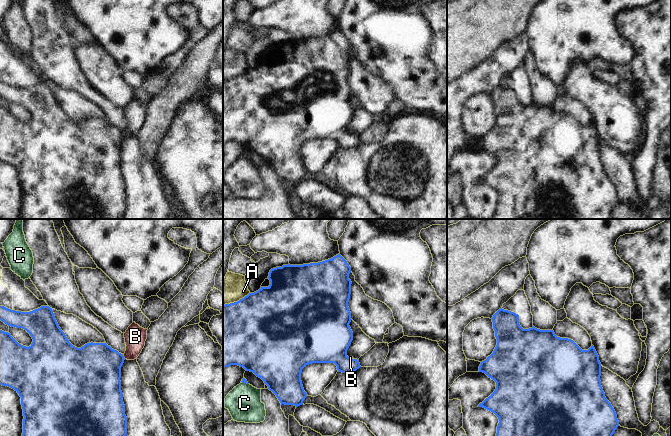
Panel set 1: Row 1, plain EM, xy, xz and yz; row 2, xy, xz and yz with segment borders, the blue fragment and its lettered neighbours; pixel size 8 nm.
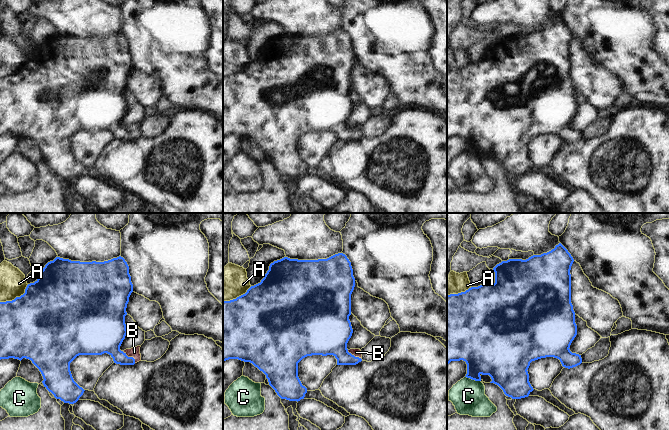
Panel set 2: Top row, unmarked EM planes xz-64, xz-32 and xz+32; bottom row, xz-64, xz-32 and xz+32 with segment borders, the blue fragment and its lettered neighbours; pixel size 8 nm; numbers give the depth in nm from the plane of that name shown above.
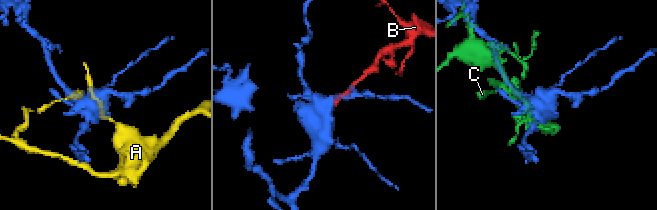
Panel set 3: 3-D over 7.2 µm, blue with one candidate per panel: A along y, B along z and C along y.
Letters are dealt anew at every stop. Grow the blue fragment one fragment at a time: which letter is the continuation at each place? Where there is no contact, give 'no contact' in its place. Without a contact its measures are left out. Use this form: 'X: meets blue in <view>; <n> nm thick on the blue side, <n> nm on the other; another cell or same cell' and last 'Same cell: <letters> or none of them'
A: meets blue in xz; 500 nm thick on the blue side, 200 nm on the other; another cell
B: meets blue in xy; 420 nm thick on the blue side, 180 nm on the other; same cell
C: meets blue in xz; 40 nm thick on the blue side, 280 nm on the other; another cell
Same cell: B

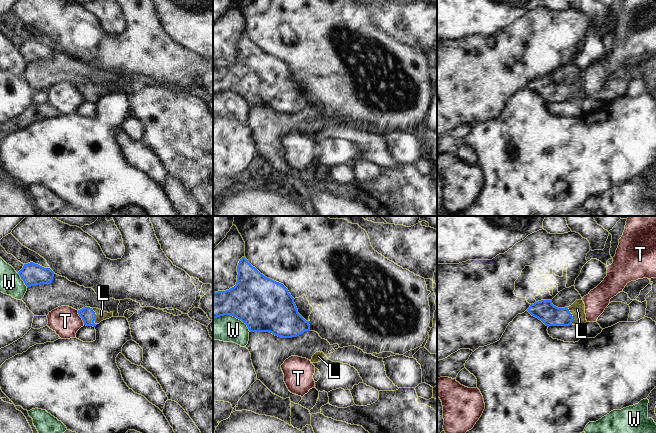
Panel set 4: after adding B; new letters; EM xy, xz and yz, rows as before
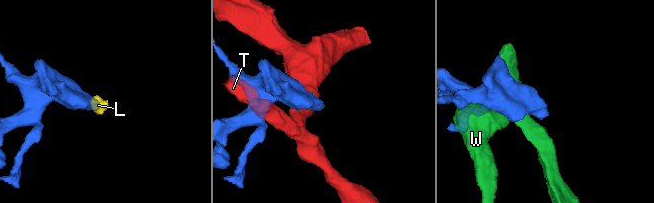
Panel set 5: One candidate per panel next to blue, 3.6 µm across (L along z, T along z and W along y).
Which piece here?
L: meets blue in xy; 120 nm thick on the blue side, 90 nm on the other; same cell
T: meets blue in xy; 120 nm thick on the blue side, 240 nm on the other; another cell
W: meets blue in xz; 420 nm thick on the blue side, 220 nm on the other; another cell
Same cell: L

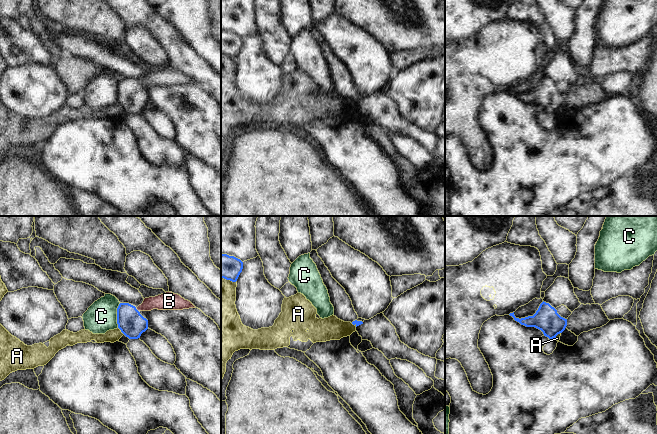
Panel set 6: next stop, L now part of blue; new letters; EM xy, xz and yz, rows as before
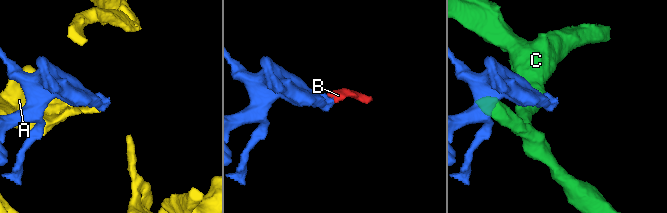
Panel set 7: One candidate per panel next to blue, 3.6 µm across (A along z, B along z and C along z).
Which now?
A: meets blue in xy; 220 nm thick on the blue side, 100 nm on the other; another cell
B: meets blue in xy; 220 nm thick on the blue side, 130 nm on the other; same cell
C: meets blue in xy; 220 nm thick on the blue side, 240 nm on the other; another cell
Same cell: B

